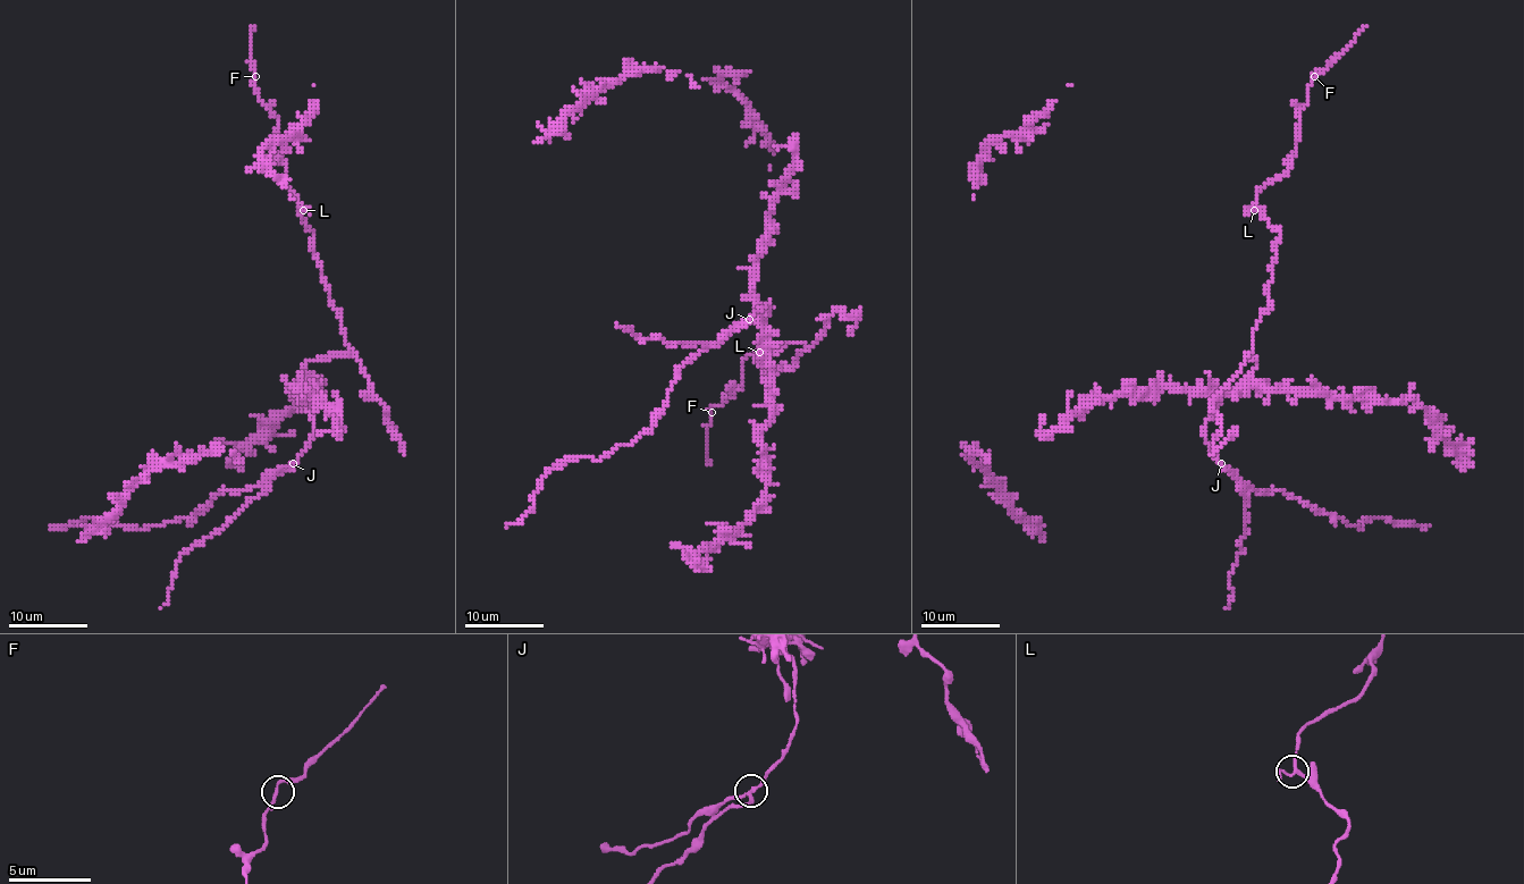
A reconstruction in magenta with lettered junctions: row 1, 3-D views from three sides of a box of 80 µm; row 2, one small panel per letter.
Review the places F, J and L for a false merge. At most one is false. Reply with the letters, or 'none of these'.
J

